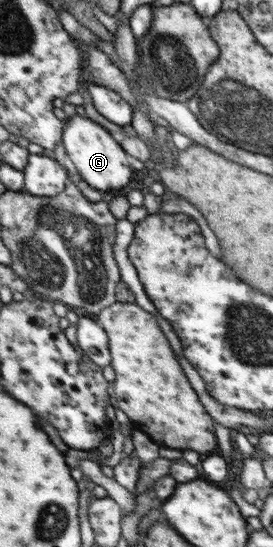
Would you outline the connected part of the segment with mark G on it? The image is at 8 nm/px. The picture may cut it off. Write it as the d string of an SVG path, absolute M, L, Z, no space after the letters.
M73 115L65 120L64 136L61 138L61 144L65 152L72 158L74 169L91 188L95 188L99 192L106 190L120 190L125 187L131 178L131 168L127 164L126 151L121 150L115 140L107 134L107 130L103 130L101 126L97 126L95 122L89 118L83 118L79 115Z

